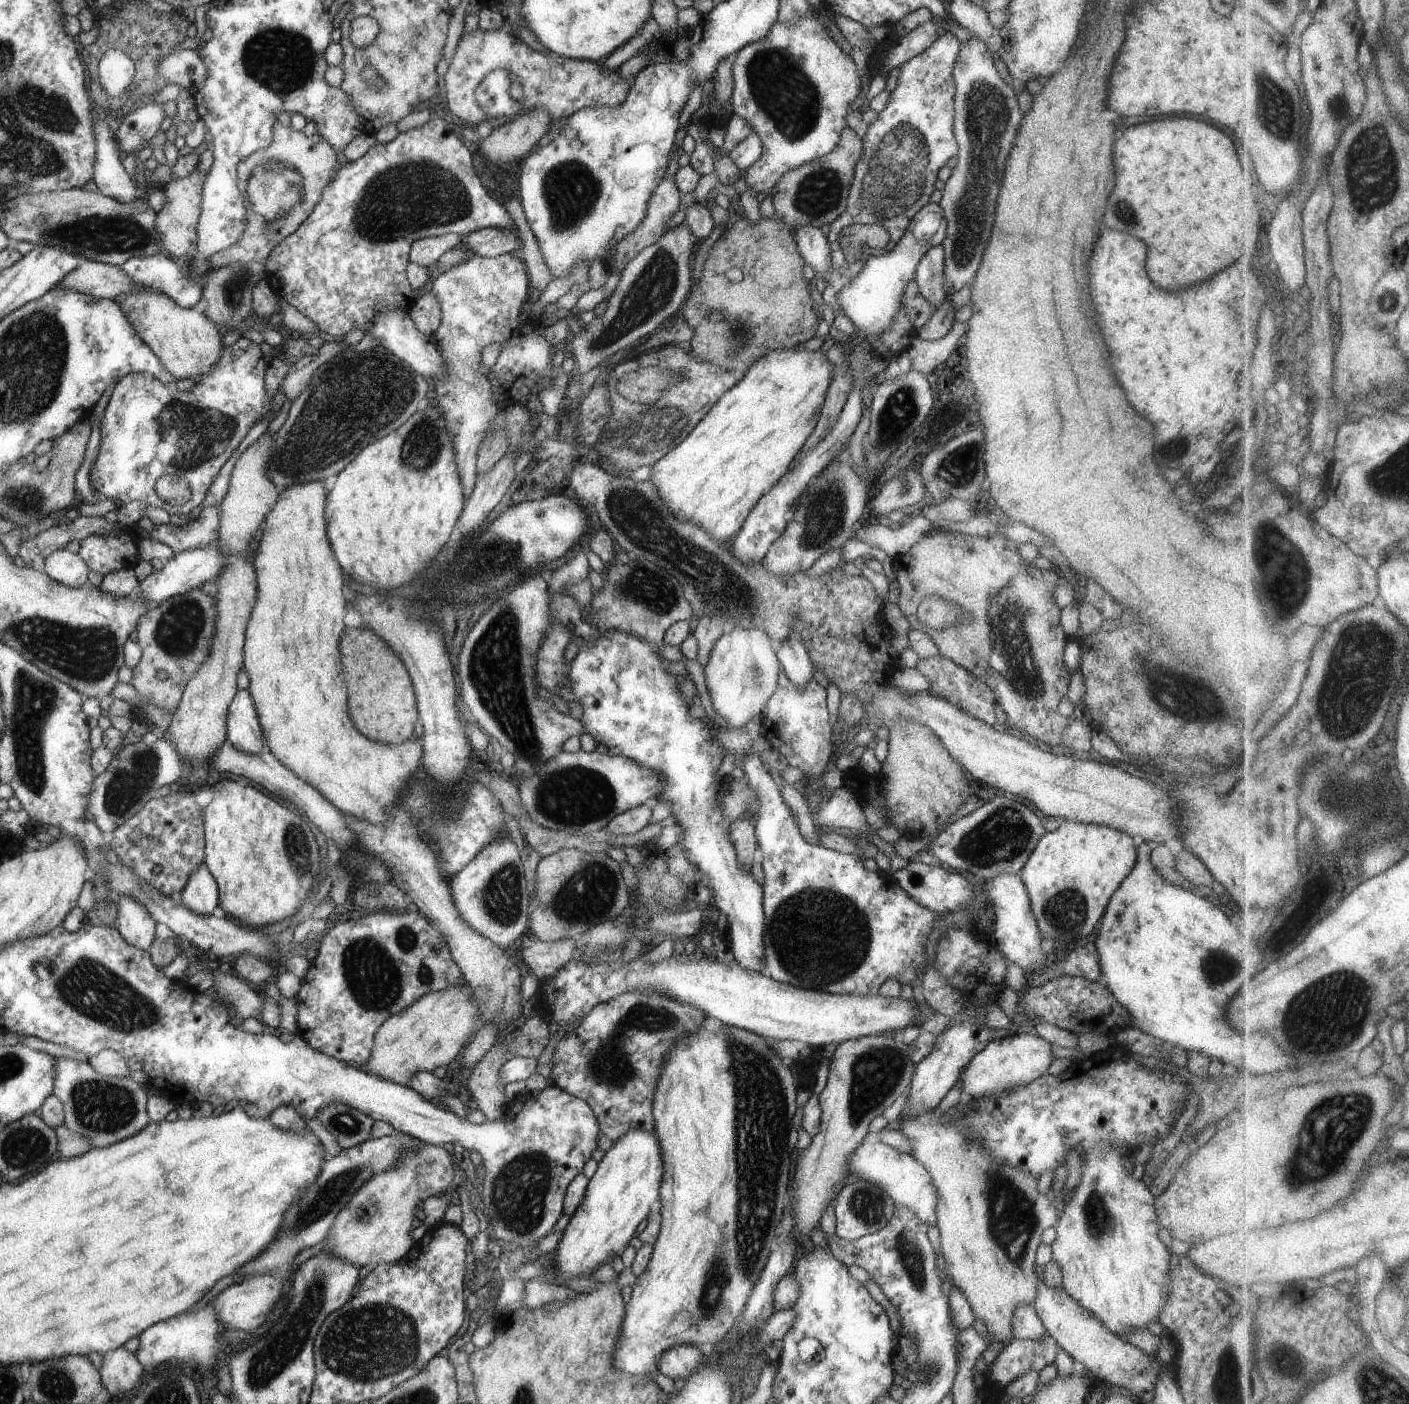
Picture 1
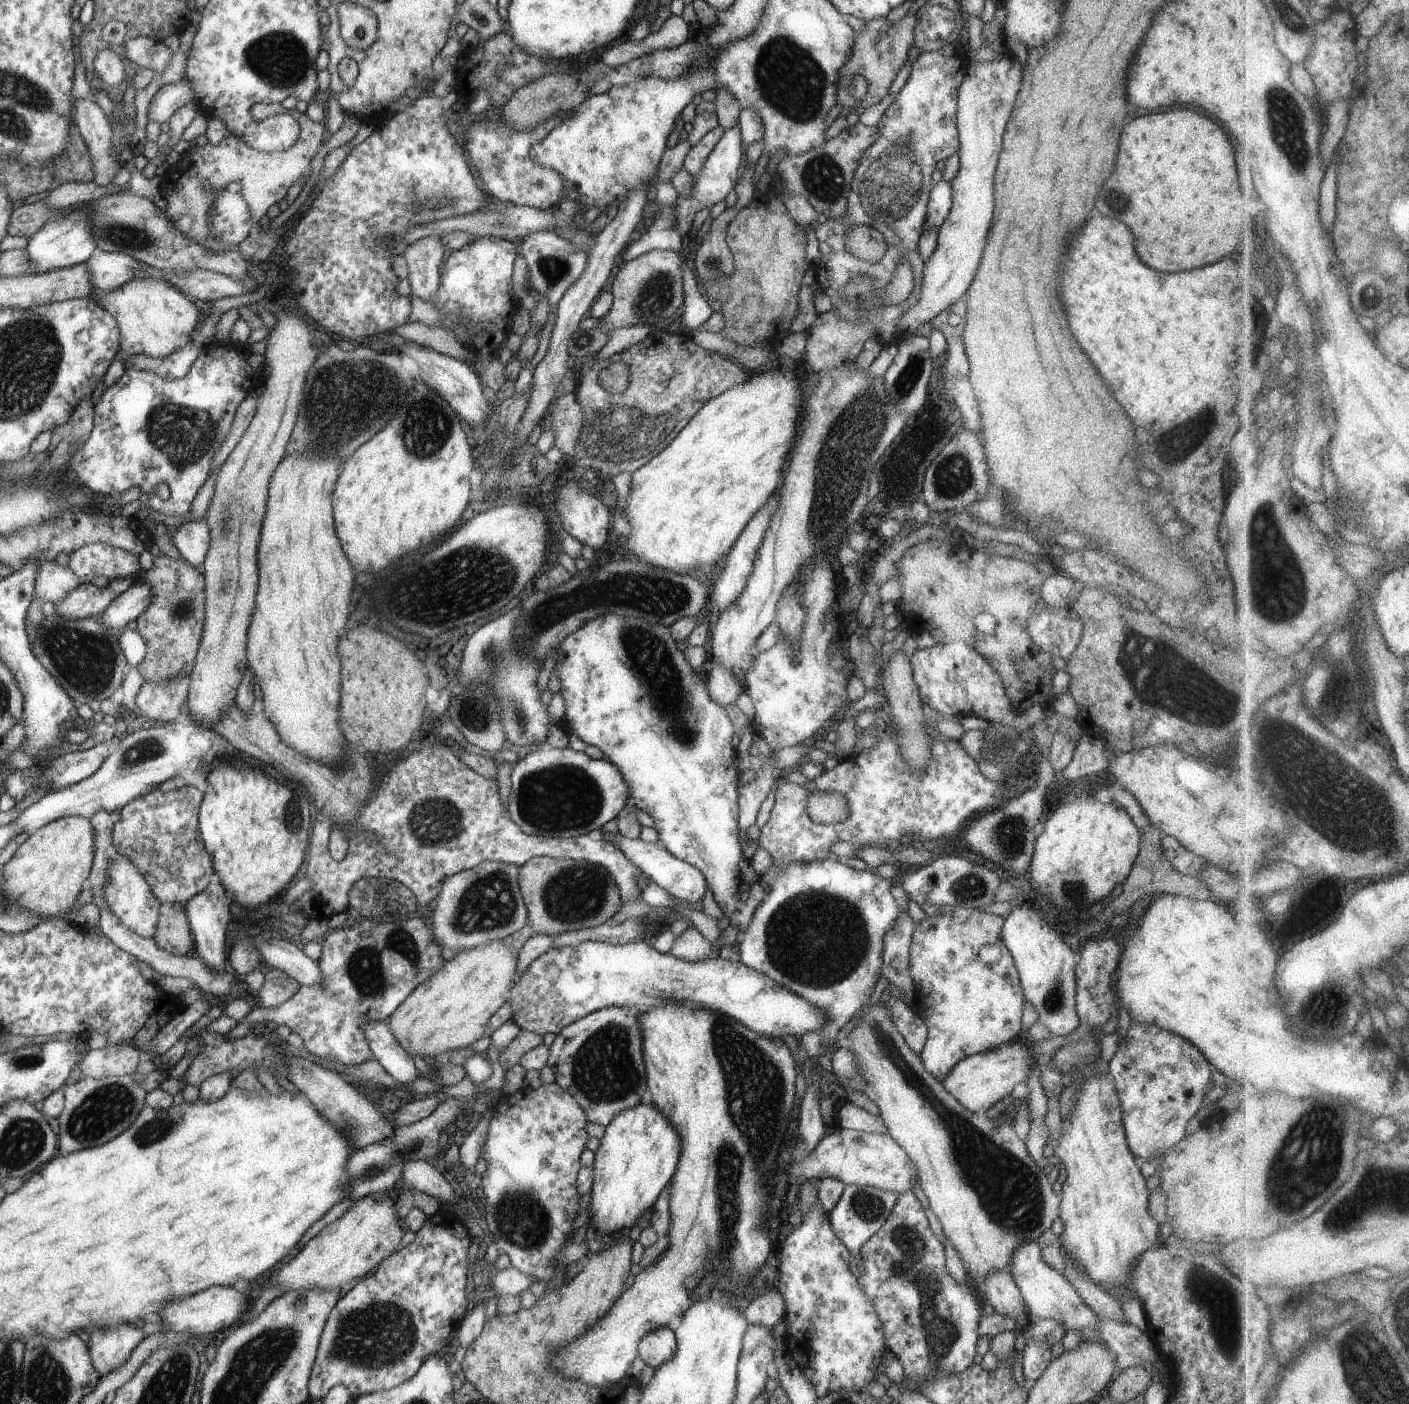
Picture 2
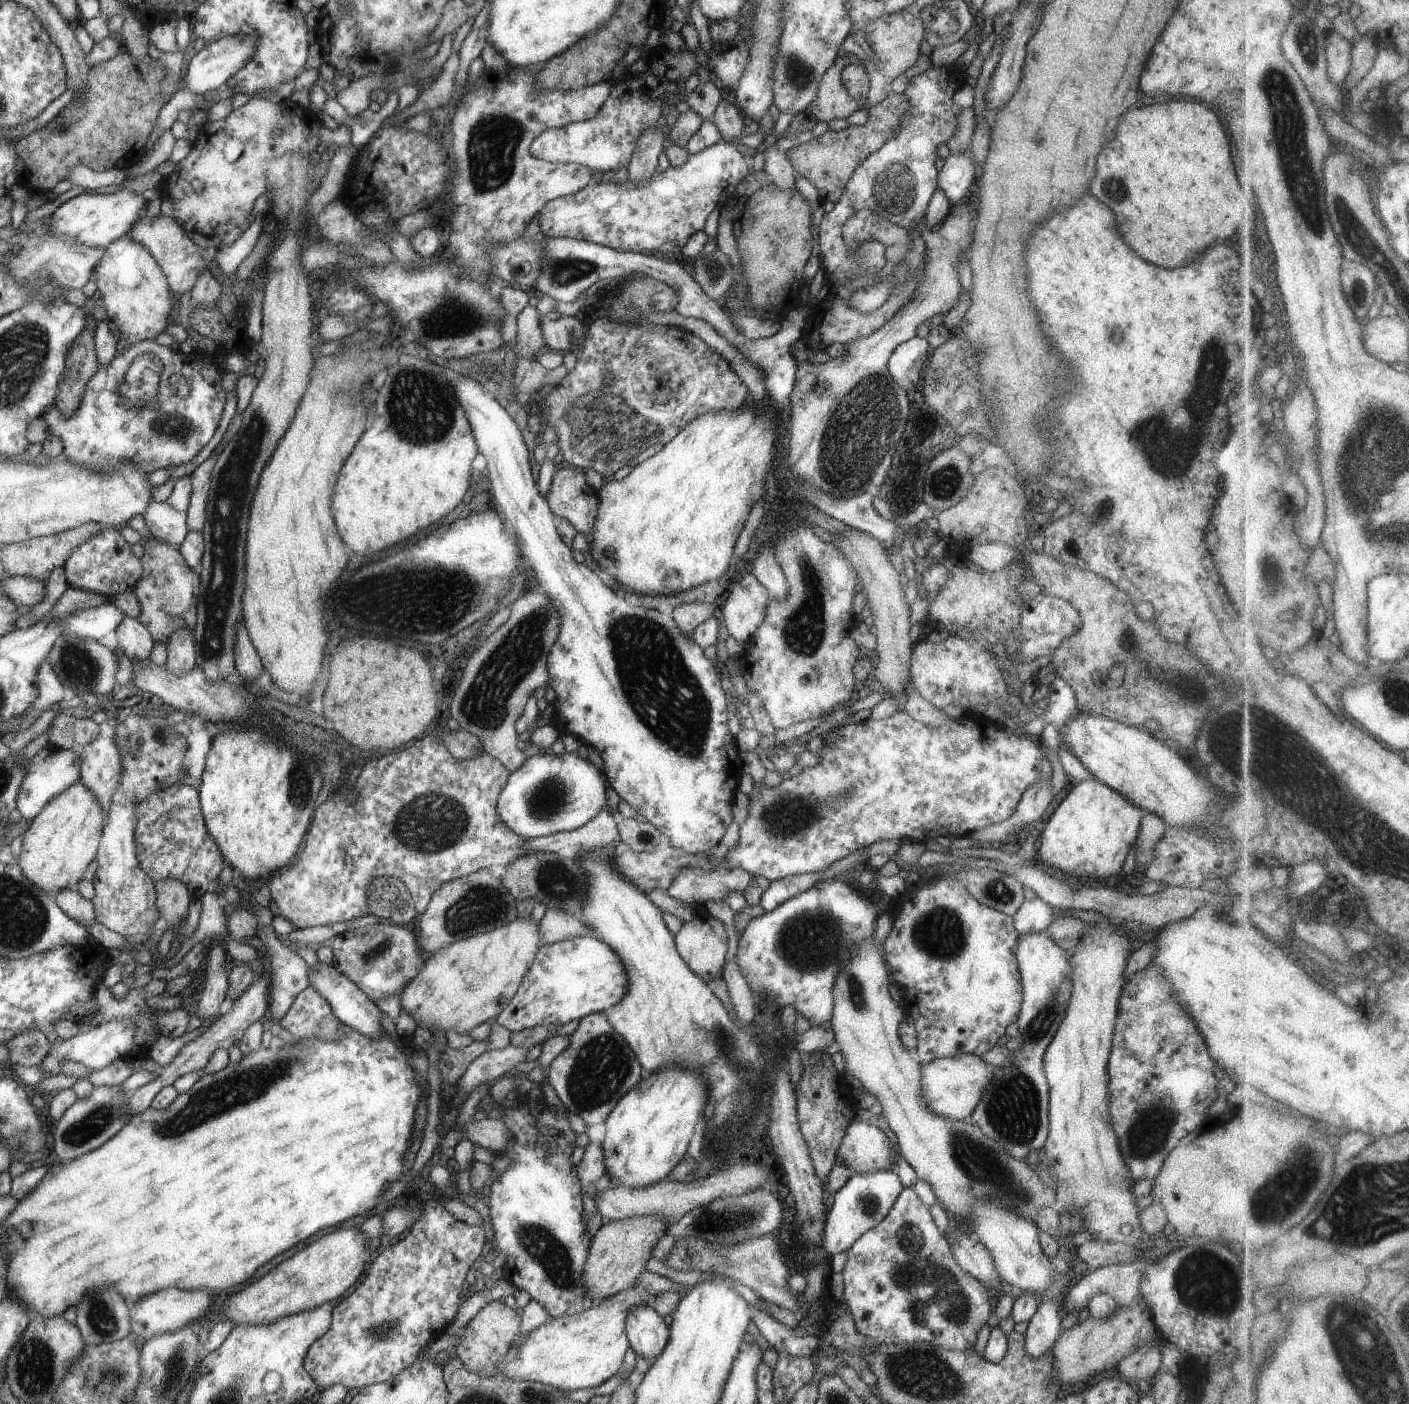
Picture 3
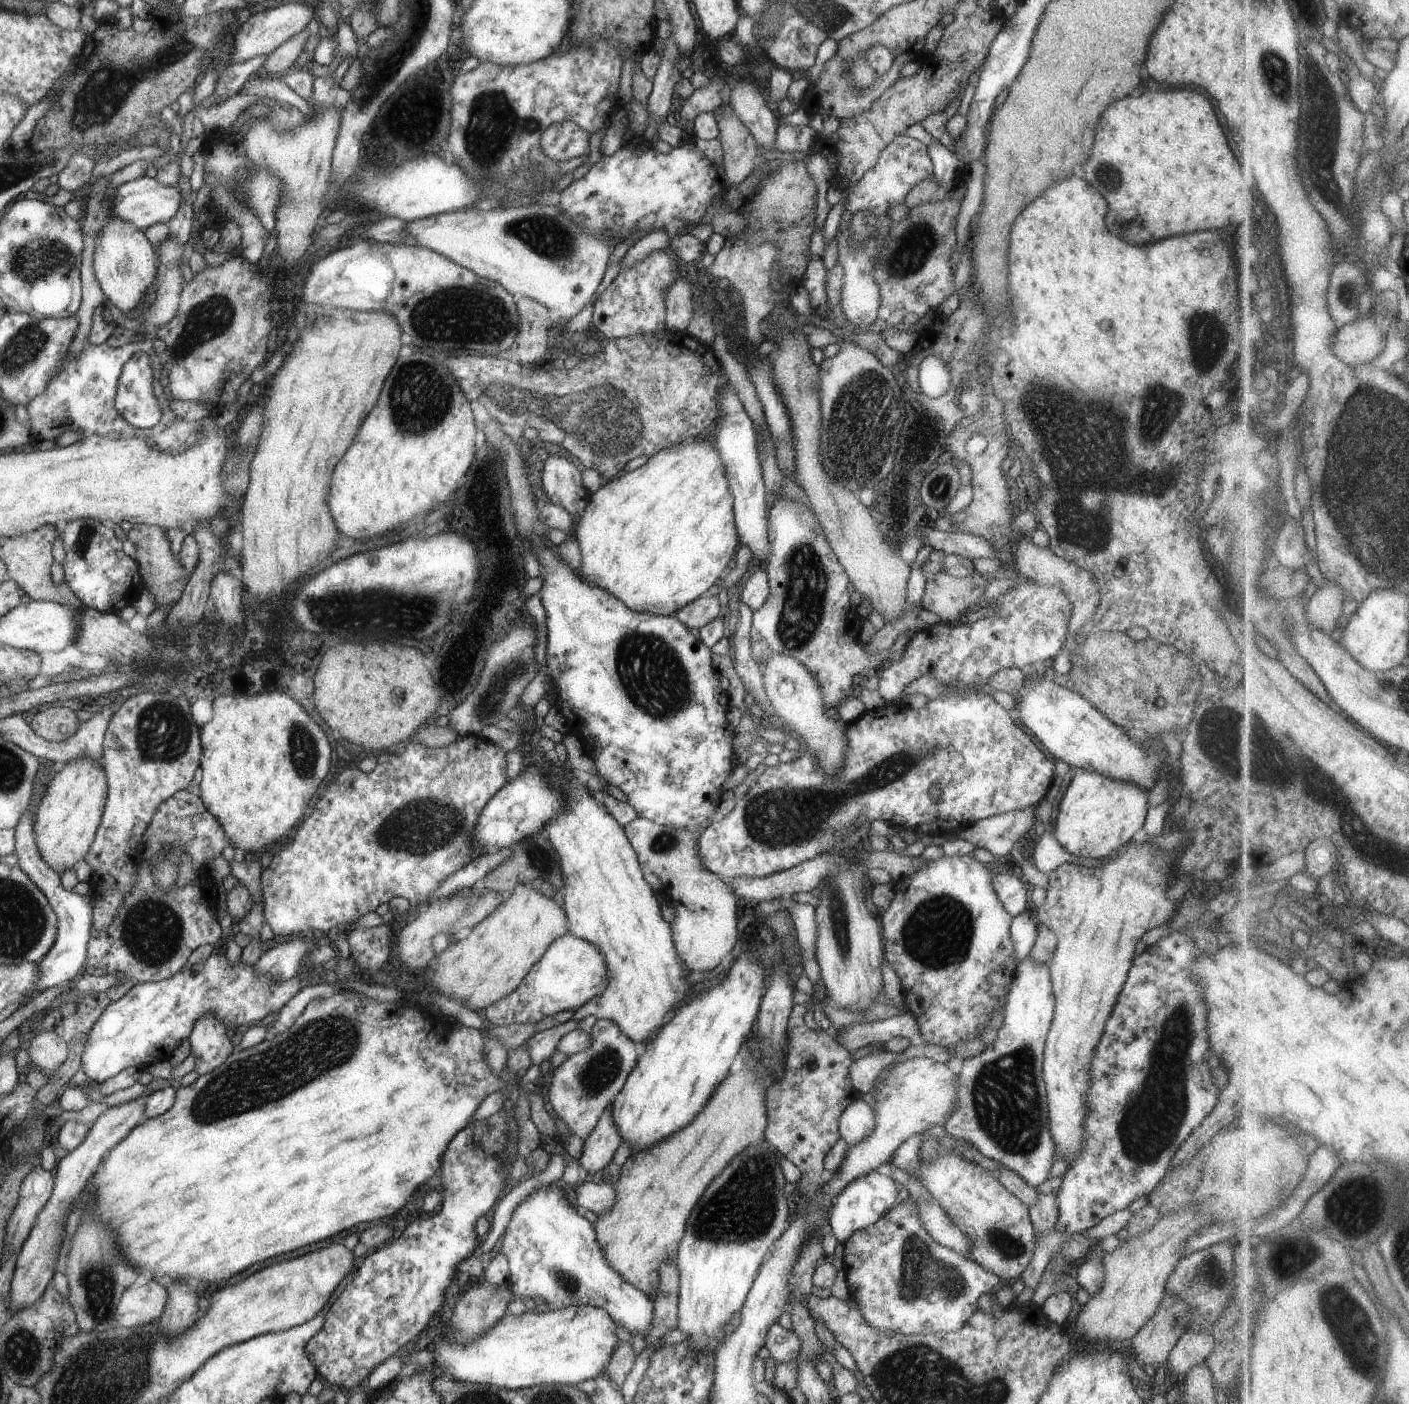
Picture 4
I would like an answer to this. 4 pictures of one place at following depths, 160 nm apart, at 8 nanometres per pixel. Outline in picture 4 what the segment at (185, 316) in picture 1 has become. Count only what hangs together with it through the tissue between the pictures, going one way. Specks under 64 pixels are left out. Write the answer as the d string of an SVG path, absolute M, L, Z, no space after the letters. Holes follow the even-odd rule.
M101 214L96 221L106 220L106 226L101 229L95 246L93 269L96 280L105 294L116 308L128 314L137 306L148 290L154 286L157 278L157 253L152 243L148 241L144 232L133 224L119 218Z

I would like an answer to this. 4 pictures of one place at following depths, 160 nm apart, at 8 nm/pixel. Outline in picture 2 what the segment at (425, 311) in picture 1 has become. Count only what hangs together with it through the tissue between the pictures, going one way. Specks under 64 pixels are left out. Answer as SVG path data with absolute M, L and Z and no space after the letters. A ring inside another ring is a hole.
M428 236L410 243L404 250L403 258L408 264L411 295L425 302L432 300L440 287L439 266L442 265L446 248L441 236Z

